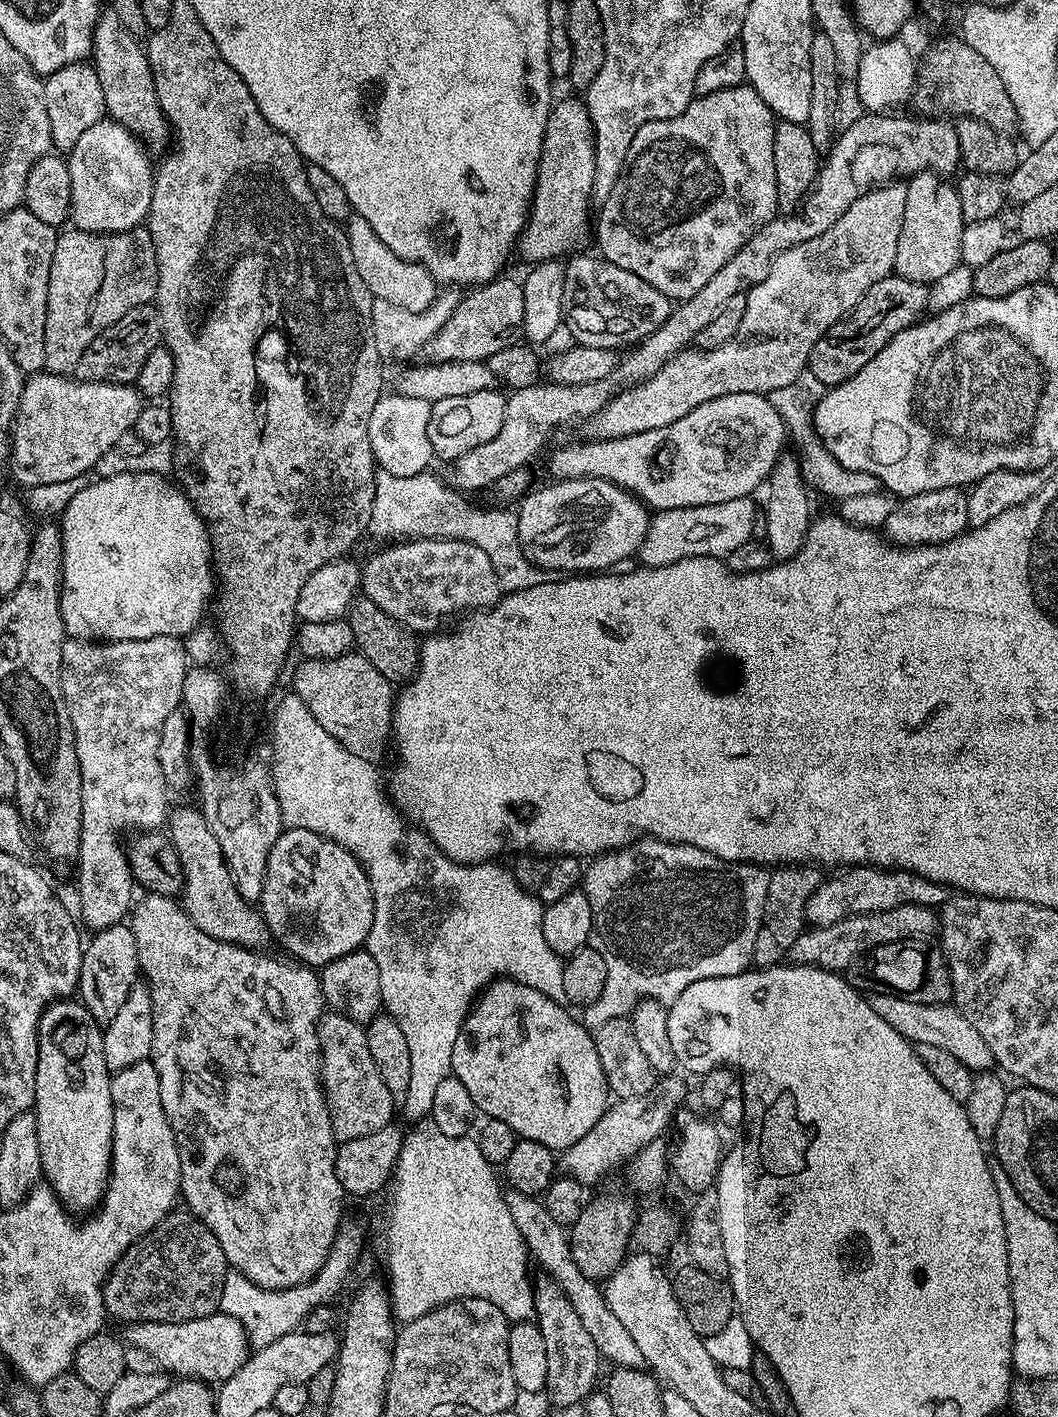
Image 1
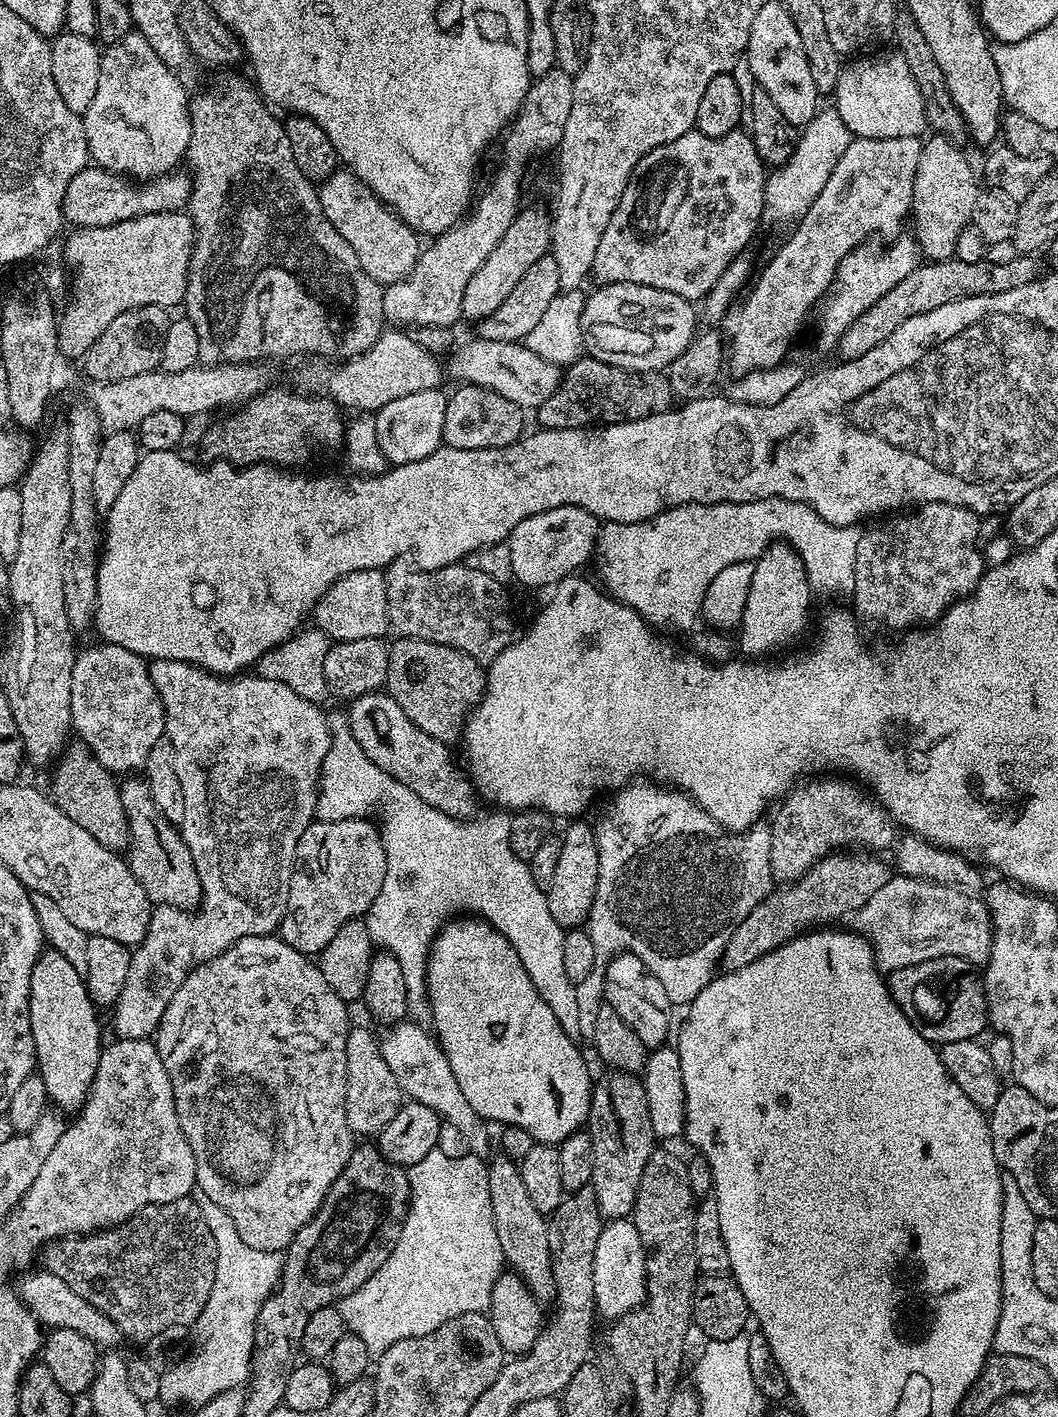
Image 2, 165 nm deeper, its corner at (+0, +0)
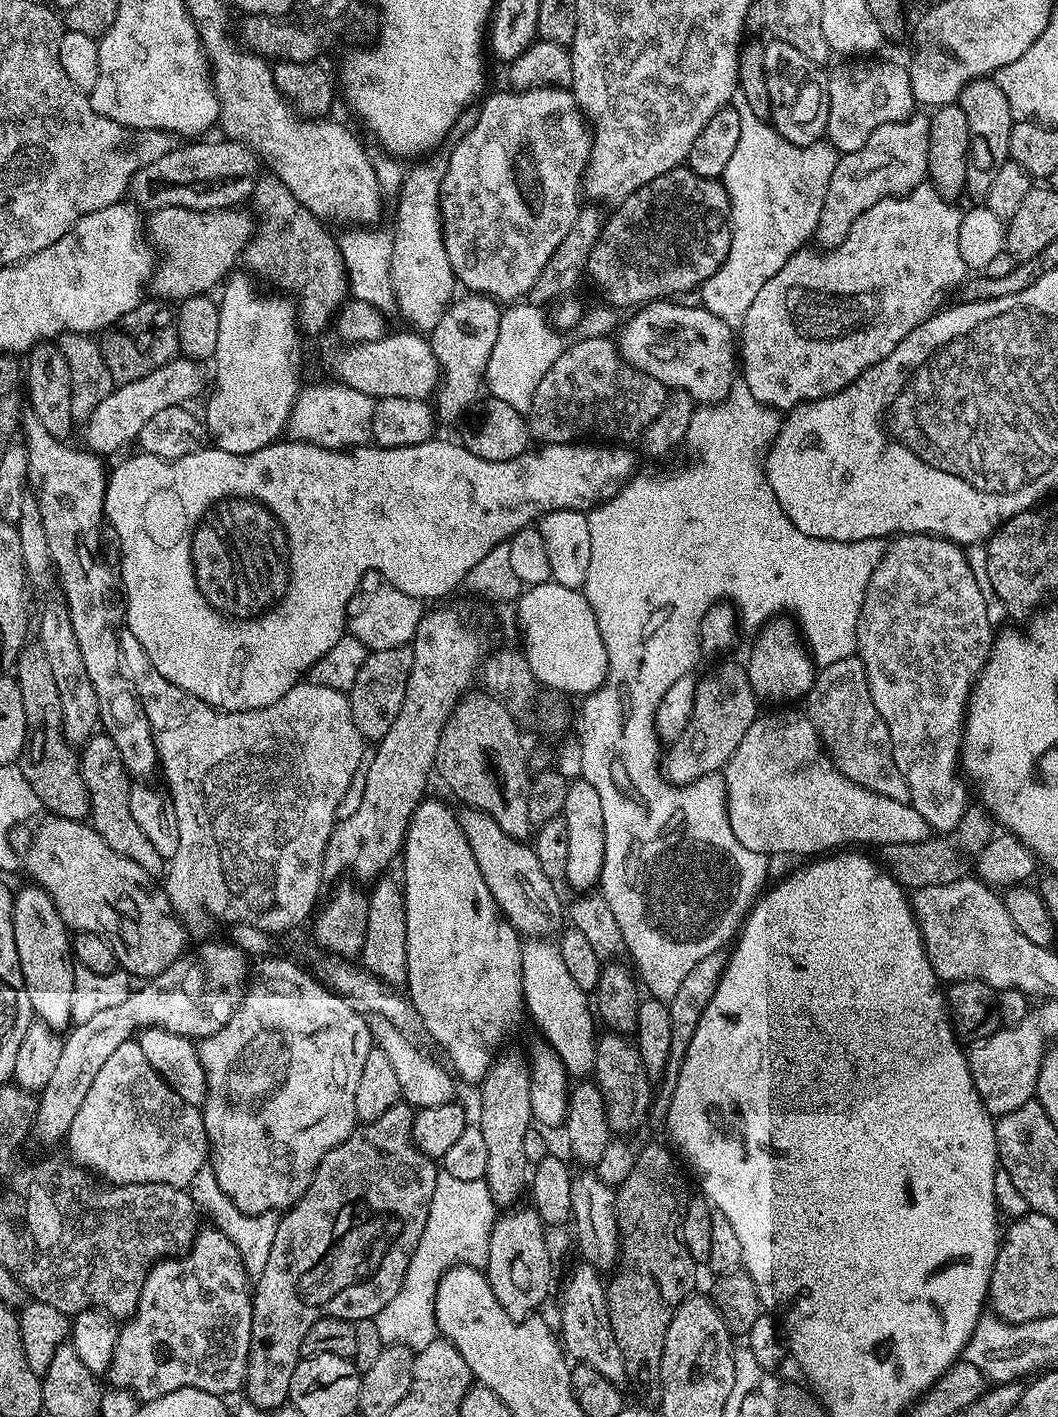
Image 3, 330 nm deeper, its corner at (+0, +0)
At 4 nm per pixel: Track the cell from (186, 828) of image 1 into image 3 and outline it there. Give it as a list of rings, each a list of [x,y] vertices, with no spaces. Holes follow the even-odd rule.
[[[93,734],[79,749],[78,755],[82,778],[85,780],[86,790],[89,792],[89,817],[92,829],[102,838],[102,842],[106,842],[106,846],[110,846],[110,850],[114,850],[114,854],[118,854],[122,858],[130,858],[130,862],[138,862],[138,866],[142,866],[142,870],[146,870],[146,874],[150,874],[153,878],[159,877],[165,871],[166,861],[162,858],[162,854],[158,854],[158,850],[154,850],[150,838],[146,838],[146,834],[142,834],[138,822],[134,822],[134,814],[130,814],[130,790],[134,780],[128,767],[122,762],[122,754],[118,754],[118,746],[114,746],[114,742],[109,736]]]

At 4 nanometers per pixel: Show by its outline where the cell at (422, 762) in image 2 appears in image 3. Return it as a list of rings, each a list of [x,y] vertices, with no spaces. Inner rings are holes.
[[[464,810],[459,813],[459,818],[466,842],[470,842],[470,850],[474,852],[474,862],[478,862],[478,870],[482,870],[482,882],[490,886],[490,894],[494,894],[494,902],[500,907],[503,916],[521,937],[555,937],[562,928],[562,904],[560,908],[557,885],[546,878],[542,865],[538,863],[535,847],[506,835],[494,818],[482,812]]]

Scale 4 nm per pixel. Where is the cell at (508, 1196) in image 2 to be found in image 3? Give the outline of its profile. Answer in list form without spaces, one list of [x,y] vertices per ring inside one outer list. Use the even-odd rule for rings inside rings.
[[[504,1052],[495,1057],[488,1073],[479,1081],[480,1120],[482,1139],[486,1142],[486,1174],[483,1180],[488,1183],[492,1201],[497,1209],[507,1210],[517,1203],[520,1195],[526,1192],[526,1169],[529,1162],[523,1150],[526,1130],[533,1127],[534,1117],[530,1106],[530,1064],[520,1052]]]

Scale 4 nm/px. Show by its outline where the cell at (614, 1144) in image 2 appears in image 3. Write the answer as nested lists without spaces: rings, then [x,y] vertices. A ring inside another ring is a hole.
[[[604,1034],[596,1042],[596,1066],[594,1083],[600,1088],[600,1093],[606,1106],[606,1118],[609,1129],[616,1134],[632,1134],[644,1120],[644,1115],[651,1107],[654,1091],[648,1083],[650,1077],[644,1071],[640,1049],[627,1035]]]

